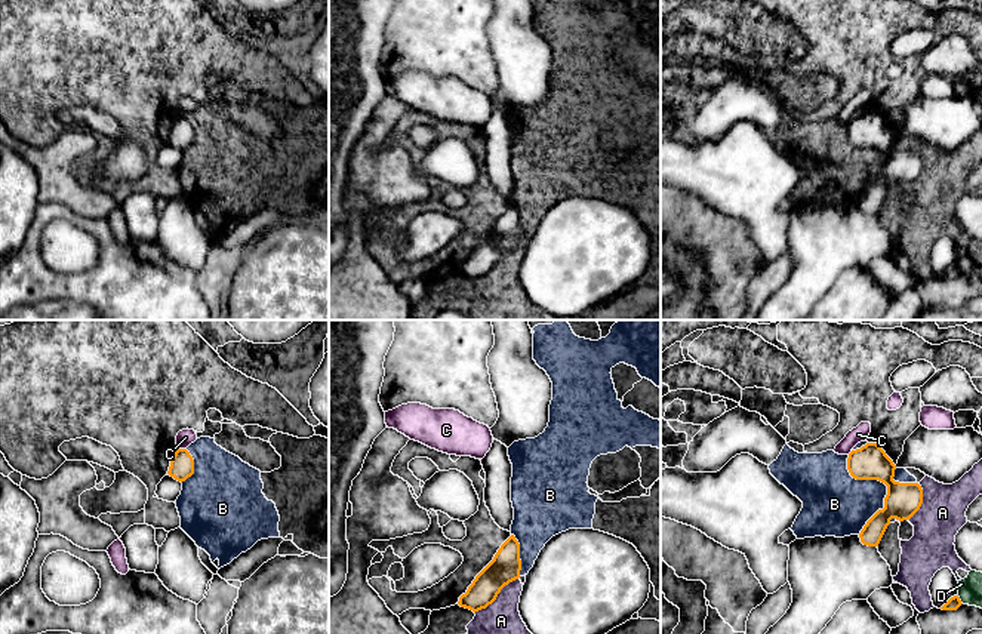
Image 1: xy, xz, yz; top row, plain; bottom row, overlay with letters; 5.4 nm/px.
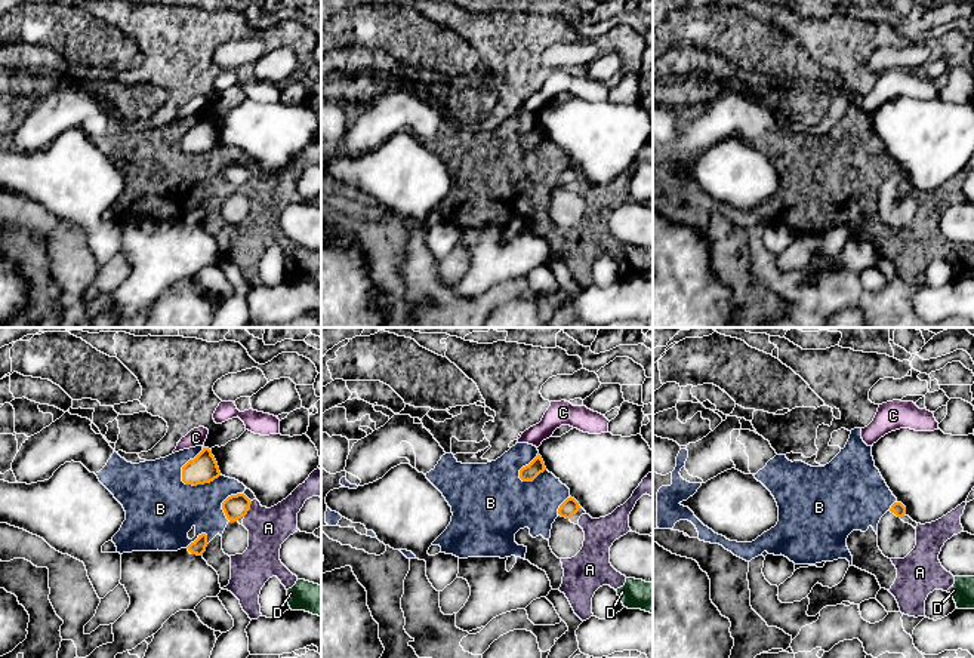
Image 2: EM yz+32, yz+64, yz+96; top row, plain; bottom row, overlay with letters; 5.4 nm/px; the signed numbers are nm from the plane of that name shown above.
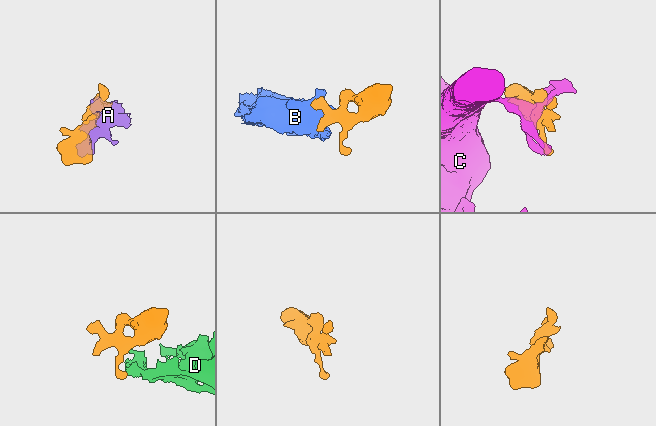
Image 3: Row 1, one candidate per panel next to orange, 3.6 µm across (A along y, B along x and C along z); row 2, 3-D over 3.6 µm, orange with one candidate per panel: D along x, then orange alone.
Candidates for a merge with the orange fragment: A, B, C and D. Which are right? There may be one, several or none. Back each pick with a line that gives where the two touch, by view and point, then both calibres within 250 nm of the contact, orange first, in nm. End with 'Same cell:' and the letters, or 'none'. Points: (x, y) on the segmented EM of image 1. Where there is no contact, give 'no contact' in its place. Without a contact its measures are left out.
Same cell: none

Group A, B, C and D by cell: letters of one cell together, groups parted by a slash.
A B D / C

